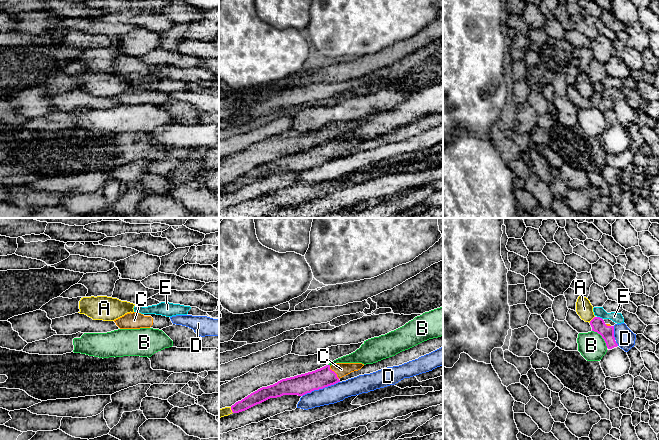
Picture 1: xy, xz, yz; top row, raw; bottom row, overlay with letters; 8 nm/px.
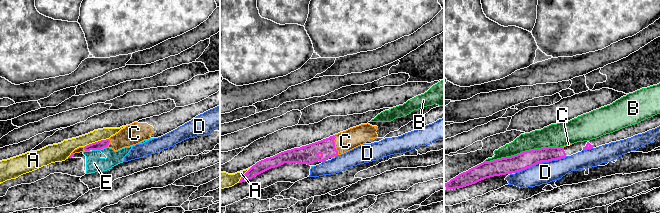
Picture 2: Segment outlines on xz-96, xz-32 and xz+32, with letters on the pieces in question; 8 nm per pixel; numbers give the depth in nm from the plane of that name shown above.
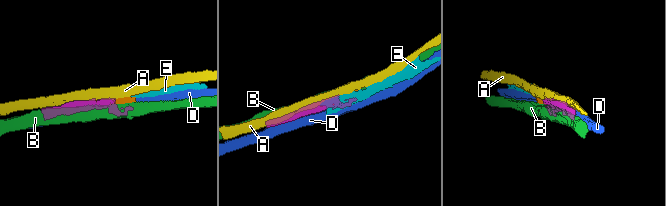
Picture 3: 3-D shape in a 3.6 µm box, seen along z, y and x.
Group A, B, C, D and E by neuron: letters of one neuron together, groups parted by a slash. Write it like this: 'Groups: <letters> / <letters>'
Groups: A / B / C / D / E

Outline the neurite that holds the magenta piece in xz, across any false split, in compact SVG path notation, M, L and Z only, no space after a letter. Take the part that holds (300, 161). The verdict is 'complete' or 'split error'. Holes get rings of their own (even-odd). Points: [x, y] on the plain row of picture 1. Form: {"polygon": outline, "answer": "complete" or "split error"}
{"polygon": "M336 139L312 148L282 155L273 161L258 165L241 177L236 178L231 182L231 186L233 189L239 189L270 174L283 171L303 172L314 166L334 161L340 158L340 154L360 146L363 142L362 139Z", "answer": "split error"}

